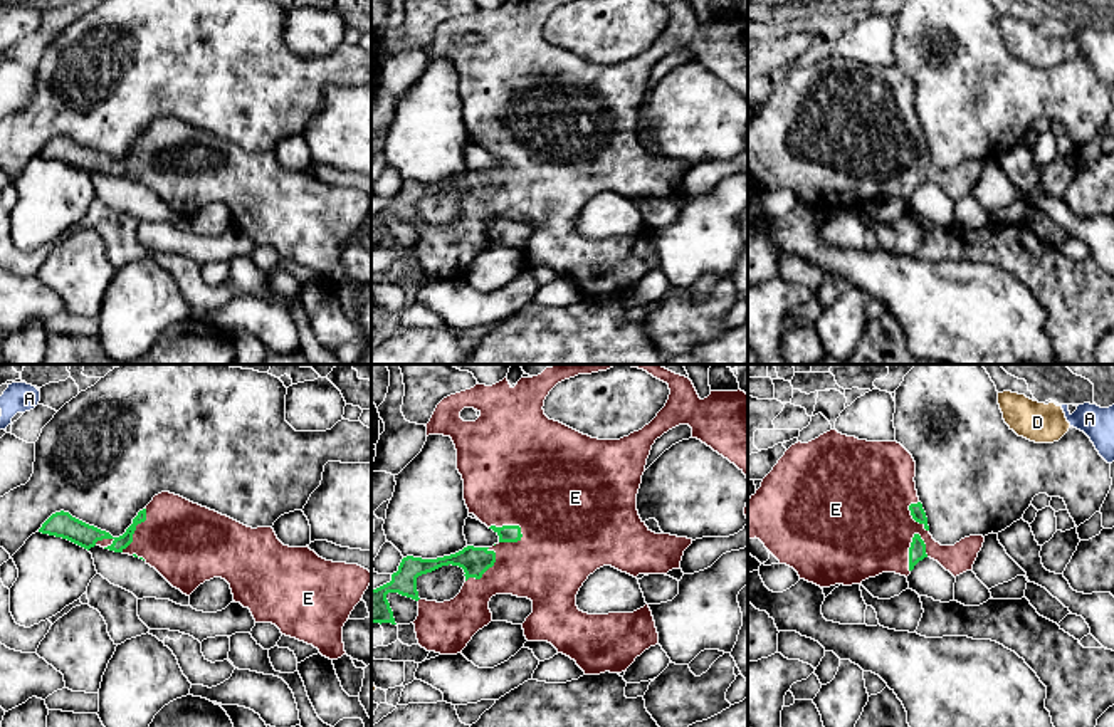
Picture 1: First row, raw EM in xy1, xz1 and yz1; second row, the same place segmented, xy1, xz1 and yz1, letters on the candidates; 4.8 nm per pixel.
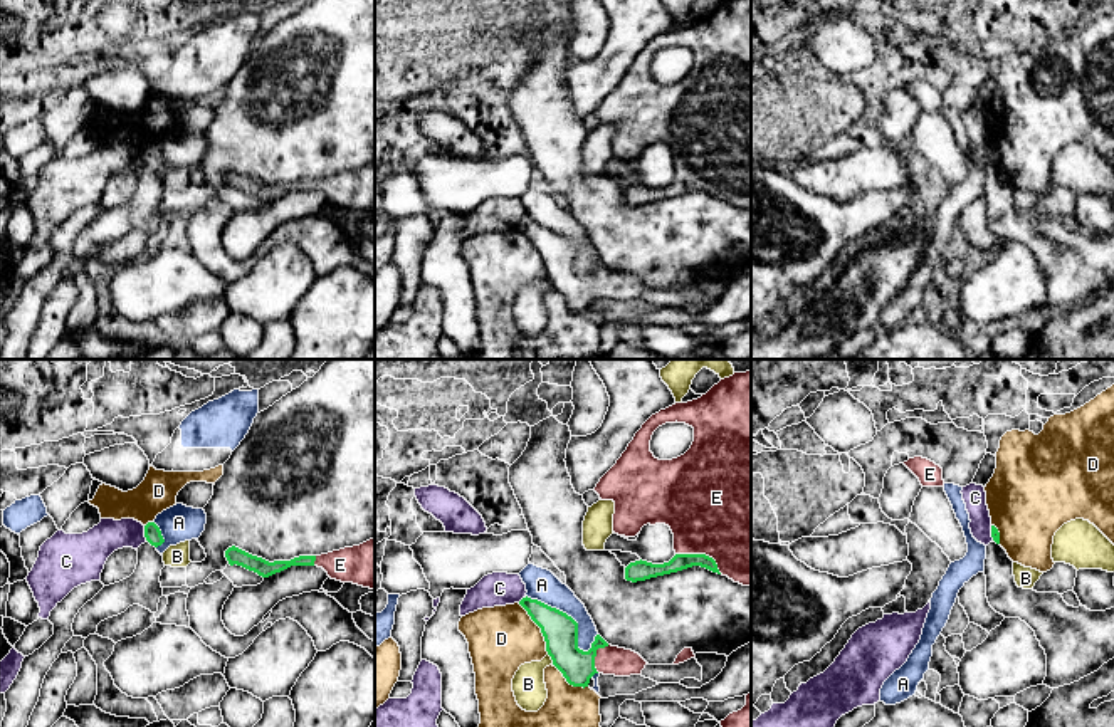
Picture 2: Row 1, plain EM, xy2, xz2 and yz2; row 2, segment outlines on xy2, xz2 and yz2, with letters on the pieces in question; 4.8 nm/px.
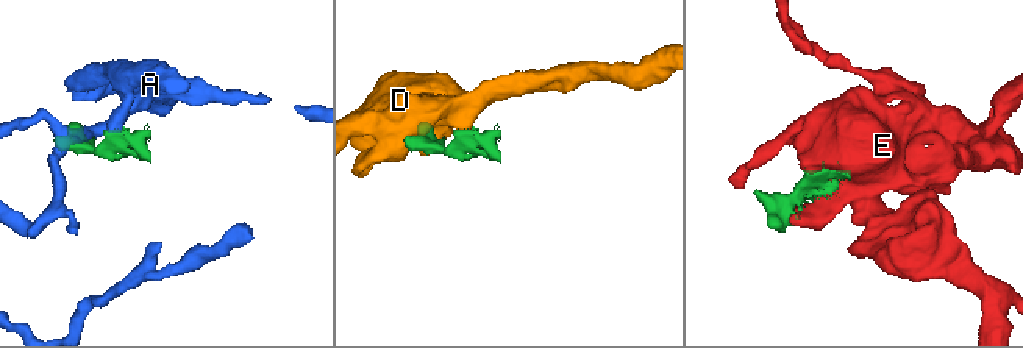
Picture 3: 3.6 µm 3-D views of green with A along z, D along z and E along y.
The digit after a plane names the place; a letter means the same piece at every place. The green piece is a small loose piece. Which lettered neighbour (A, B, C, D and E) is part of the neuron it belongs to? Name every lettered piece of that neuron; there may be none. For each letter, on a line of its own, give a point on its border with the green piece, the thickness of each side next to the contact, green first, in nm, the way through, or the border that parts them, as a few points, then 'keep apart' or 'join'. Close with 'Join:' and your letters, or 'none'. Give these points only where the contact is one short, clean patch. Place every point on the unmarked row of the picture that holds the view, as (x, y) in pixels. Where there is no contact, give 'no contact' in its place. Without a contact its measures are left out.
A: contact xz2 (570, 240); calibres 170 and 150 nm; keep apart
B: contact xz2 (551, 282); calibres 170 and 160 nm; border xz2 (548, 277), (555, 289); keep apart
C: contact xy2 (145, 156); calibres 80 and 160 nm; border xy2 (143, 150), (147, 163); keep apart
D: contact xz2 (540, 251); calibres 170 and 320 nm; keep apart
E: contact xz1 (509, 150); calibres 80 and 500 nm; join
Join: E

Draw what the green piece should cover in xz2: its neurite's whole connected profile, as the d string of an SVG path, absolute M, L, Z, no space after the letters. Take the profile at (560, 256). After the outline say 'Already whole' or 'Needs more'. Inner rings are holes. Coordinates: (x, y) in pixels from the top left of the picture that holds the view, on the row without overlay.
M528 220L519 228L541 252L553 289L573 311L588 311L595 297L640 299L649 289L638 277L612 270L600 259L595 260L591 272L583 275L578 272L578 247L571 240Z. Needs more

